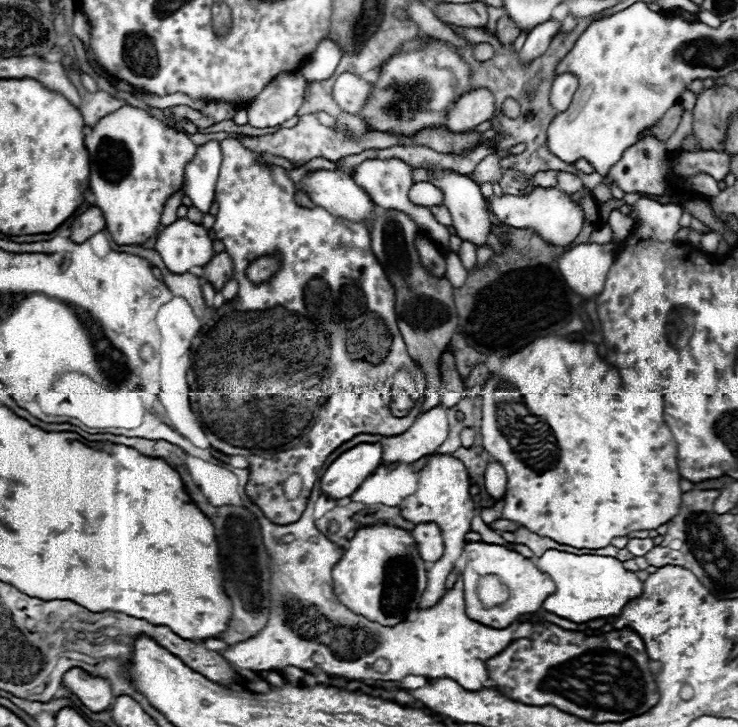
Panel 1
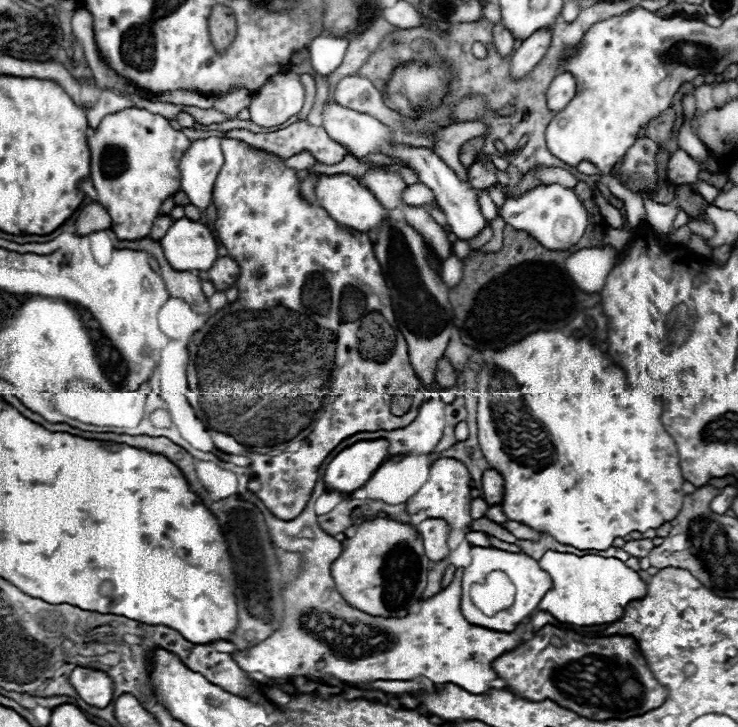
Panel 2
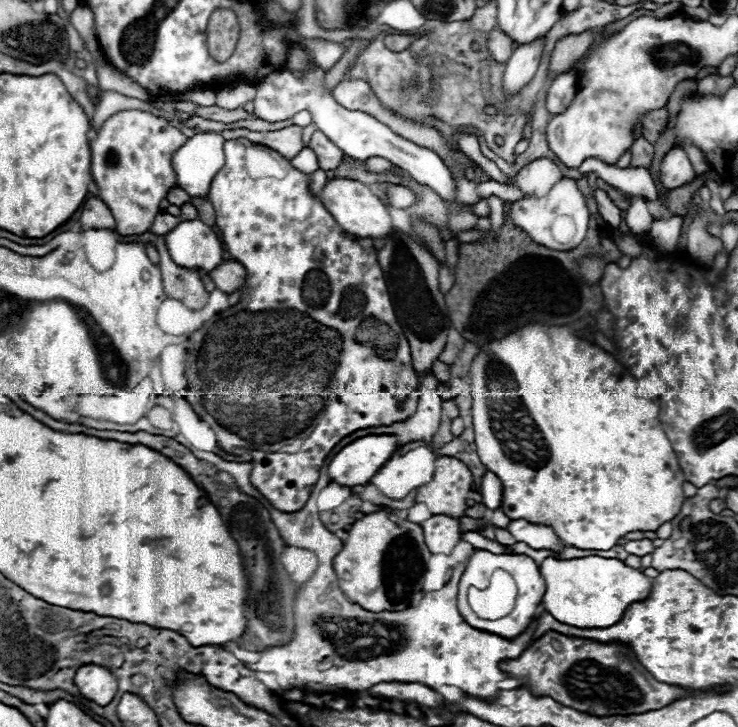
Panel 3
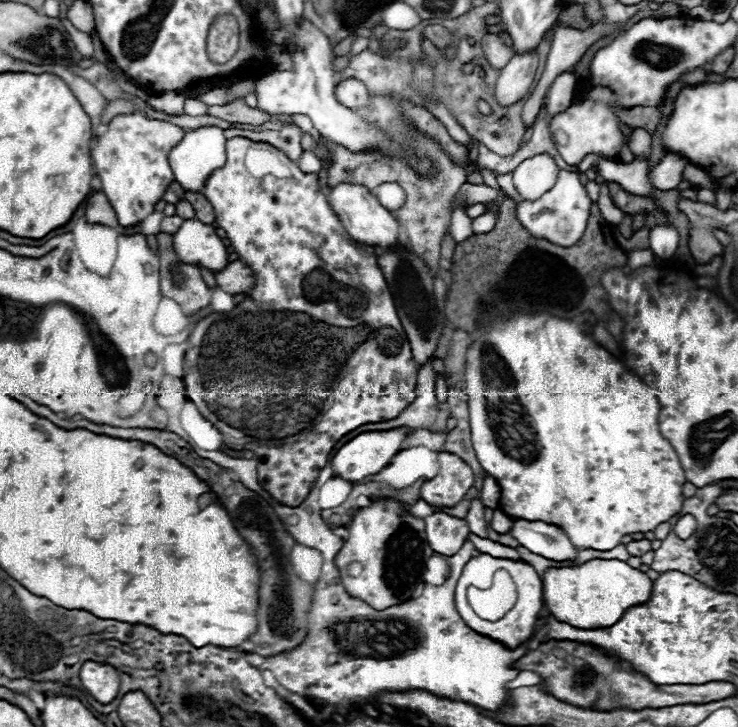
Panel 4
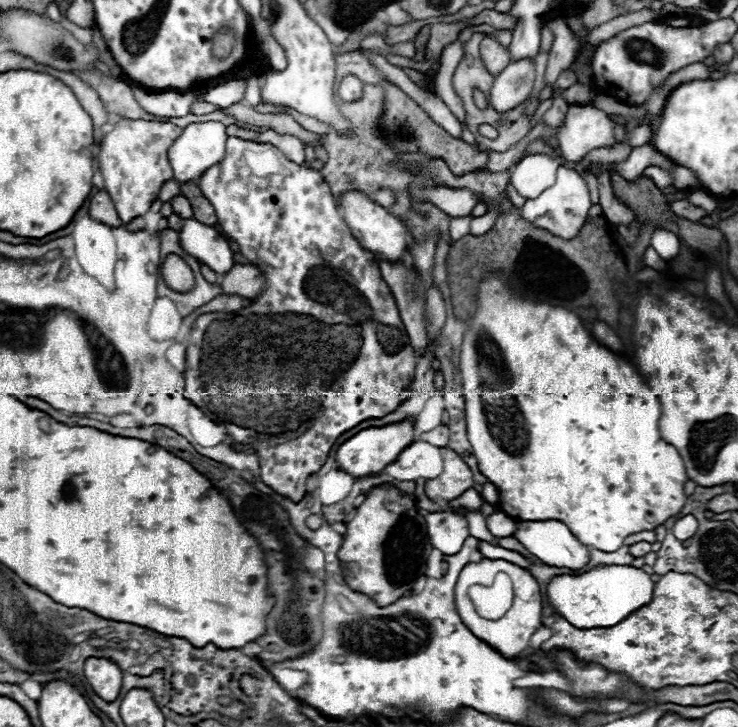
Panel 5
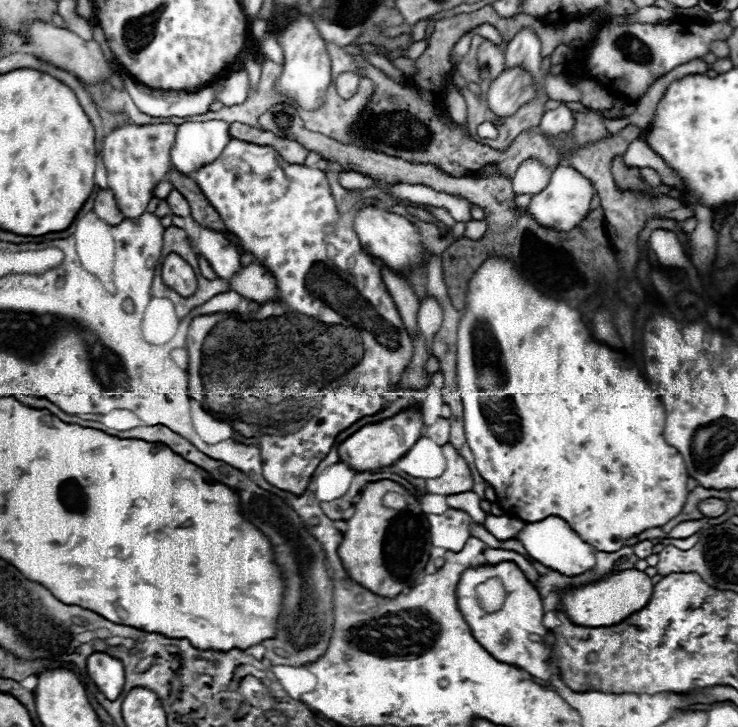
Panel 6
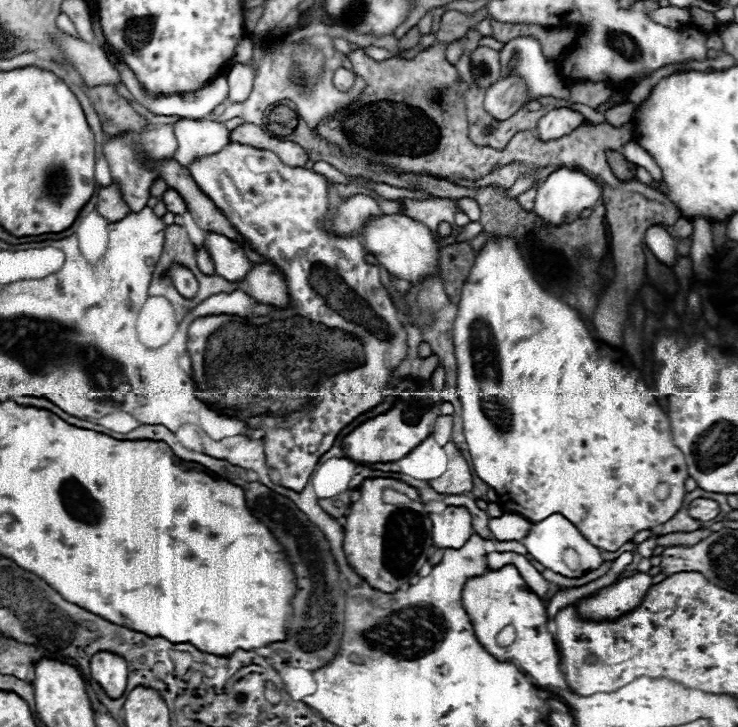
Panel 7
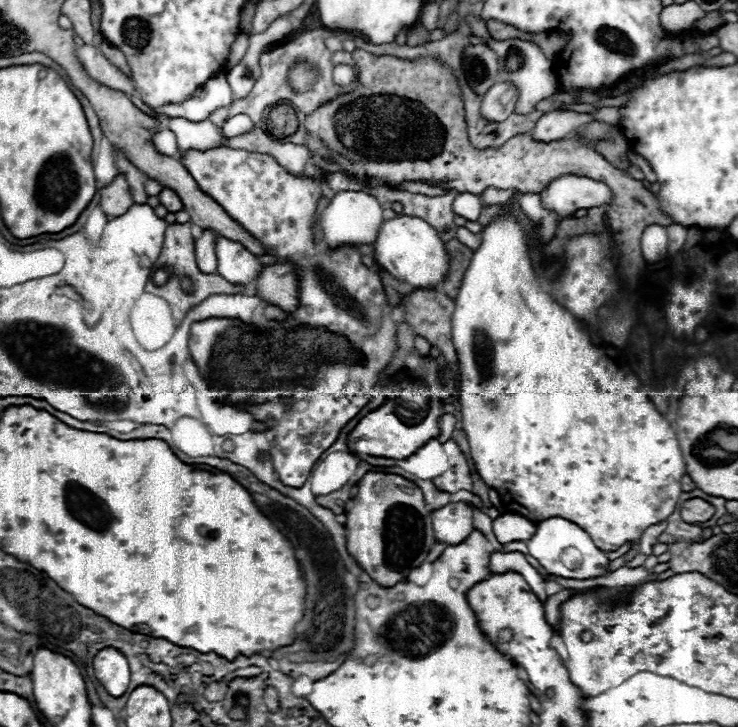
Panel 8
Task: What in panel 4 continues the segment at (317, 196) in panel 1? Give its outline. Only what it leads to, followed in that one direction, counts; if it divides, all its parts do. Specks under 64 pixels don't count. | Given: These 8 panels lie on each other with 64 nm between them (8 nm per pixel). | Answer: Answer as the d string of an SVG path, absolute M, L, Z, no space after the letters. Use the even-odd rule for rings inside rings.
M342 182L328 190L328 202L330 202L332 210L336 212L336 216L340 218L346 232L354 240L372 244L372 246L382 246L382 248L390 248L390 246L394 246L394 242L398 242L398 224L396 224L394 216L390 214L390 210L386 210L378 202L378 198L366 186Z

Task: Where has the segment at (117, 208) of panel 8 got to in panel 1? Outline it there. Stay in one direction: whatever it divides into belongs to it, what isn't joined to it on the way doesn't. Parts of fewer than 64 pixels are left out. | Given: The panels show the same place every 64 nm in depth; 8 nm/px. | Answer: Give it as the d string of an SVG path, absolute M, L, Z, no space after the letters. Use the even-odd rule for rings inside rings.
M94 206L94 208L88 208L82 216L78 216L72 224L72 234L70 234L70 240L76 242L76 244L82 244L86 242L90 236L94 236L96 232L104 230L106 228L106 222L102 218L102 212Z

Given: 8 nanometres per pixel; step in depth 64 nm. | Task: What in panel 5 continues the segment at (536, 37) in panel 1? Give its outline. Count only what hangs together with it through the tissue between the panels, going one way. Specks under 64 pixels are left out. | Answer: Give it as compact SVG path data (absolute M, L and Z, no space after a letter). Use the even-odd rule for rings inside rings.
M530 58L510 62L494 80L490 90L490 104L496 110L512 110L530 98L534 88L536 62Z

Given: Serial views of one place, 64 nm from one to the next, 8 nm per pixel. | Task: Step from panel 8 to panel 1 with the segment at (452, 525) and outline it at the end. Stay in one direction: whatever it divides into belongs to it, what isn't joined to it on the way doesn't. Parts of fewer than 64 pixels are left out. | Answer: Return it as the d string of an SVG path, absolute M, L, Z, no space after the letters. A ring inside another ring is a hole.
M422 524L412 530L412 538L424 562L436 562L444 554L444 542L436 524Z

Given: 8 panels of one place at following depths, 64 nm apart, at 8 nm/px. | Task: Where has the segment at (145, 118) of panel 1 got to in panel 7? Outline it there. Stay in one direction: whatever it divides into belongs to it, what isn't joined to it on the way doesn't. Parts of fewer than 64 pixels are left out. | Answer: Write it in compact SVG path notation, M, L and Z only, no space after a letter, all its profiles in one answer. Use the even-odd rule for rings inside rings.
M170 124L148 128L144 132L128 132L122 136L108 138L104 142L104 156L106 156L110 172L112 172L112 182L116 182L120 186L122 198L128 204L130 212L140 212L146 206L146 202L150 198L152 182L160 178L158 170L150 170L144 164L144 158L150 158L154 162L168 160L174 156L174 150L176 150L176 136L174 136L174 128Z

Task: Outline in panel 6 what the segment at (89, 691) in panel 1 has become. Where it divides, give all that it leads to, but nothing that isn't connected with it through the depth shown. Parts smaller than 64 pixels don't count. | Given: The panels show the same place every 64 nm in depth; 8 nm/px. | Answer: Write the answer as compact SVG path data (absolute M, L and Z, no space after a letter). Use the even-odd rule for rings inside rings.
M92 654L86 660L86 672L98 690L108 698L116 700L124 688L124 664L108 654Z

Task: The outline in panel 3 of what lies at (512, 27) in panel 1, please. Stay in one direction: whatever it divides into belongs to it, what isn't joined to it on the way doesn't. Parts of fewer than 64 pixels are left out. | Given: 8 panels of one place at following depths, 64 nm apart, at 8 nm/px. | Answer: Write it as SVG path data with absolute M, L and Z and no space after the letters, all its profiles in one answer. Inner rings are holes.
M494 28L488 34L488 50L490 50L490 54L494 56L496 62L508 62L510 54L514 52L514 42L500 28Z

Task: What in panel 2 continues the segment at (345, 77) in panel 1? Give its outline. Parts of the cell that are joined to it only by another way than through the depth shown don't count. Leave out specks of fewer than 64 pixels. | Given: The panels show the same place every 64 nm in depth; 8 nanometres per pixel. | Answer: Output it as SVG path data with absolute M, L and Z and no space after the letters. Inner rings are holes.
M360 76L342 78L334 88L334 100L344 108L370 114L382 120L392 130L400 128L398 114L386 108L386 104L380 98L380 92L374 88L374 84L368 78L360 78Z

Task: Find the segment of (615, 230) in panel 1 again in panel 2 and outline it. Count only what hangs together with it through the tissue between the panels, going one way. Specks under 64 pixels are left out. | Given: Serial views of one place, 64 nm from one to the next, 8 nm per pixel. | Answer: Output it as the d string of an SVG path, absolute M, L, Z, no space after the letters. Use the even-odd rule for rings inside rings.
M594 192L594 200L598 202L600 214L604 216L604 220L606 220L612 228L622 228L622 226L624 226L624 218L622 218L620 210L614 208L614 206L610 206L610 204L606 202L606 198L604 198L600 192Z

